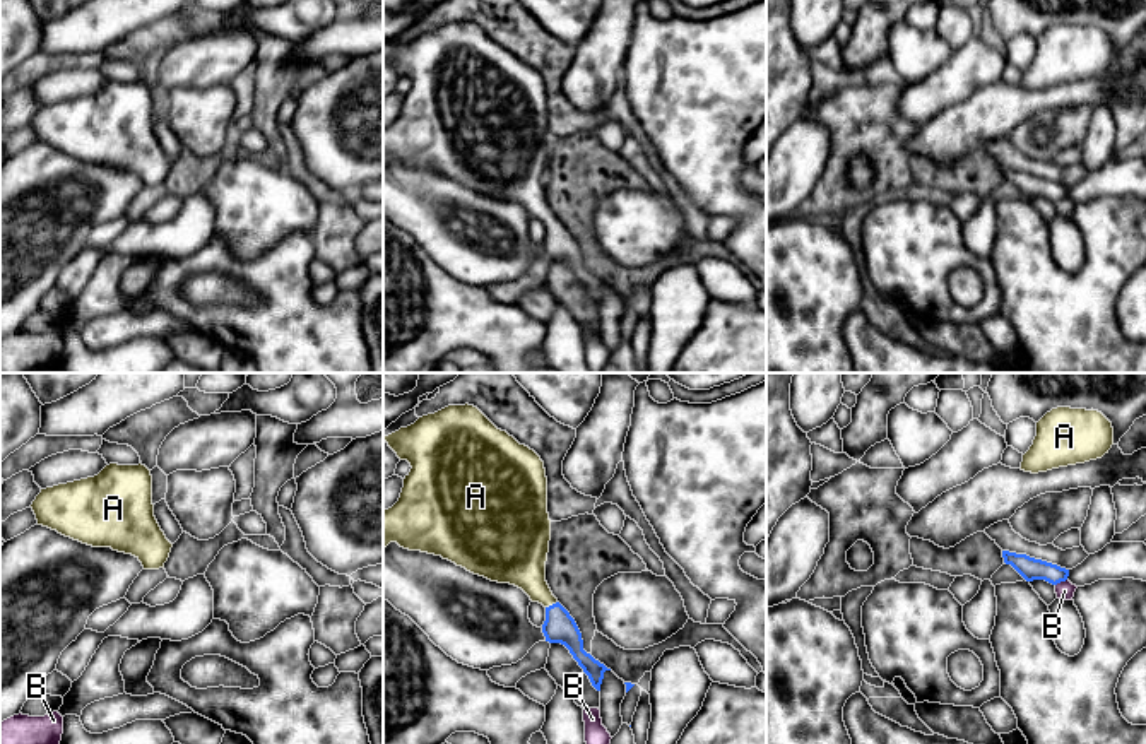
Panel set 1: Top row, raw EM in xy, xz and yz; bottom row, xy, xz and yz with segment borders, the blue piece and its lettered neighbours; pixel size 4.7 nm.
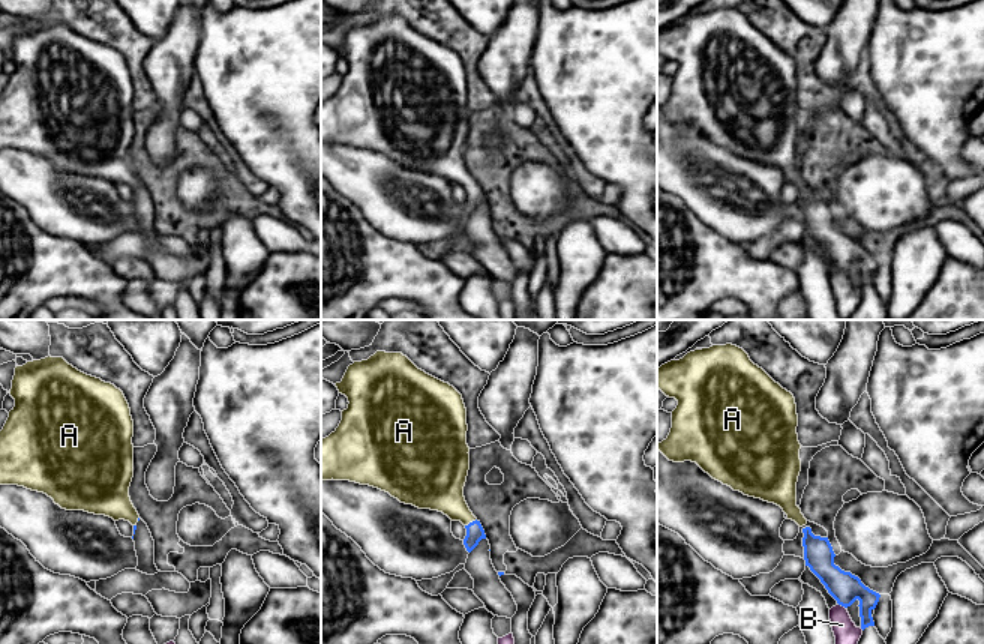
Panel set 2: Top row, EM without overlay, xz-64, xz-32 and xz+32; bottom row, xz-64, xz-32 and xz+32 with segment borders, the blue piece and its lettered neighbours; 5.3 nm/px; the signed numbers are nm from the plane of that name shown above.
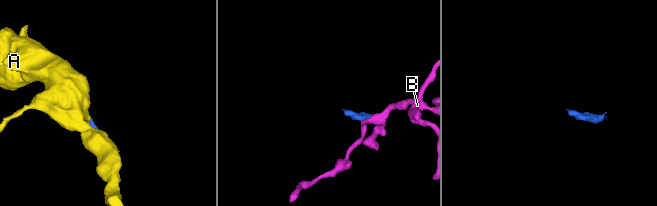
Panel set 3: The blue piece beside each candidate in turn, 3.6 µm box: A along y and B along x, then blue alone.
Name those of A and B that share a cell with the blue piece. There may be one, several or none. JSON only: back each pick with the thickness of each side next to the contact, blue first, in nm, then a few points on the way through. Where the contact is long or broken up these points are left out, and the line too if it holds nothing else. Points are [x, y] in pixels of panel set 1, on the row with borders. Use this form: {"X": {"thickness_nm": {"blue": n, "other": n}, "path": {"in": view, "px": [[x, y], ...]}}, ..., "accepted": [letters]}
{"A": {"thickness_nm": {"blue": 150, "other": 220}, "path": {"in": "xz", "px": [[560, 626], [553, 604], [534, 585], [522, 561]]}}, "accepted": ["A"]}

